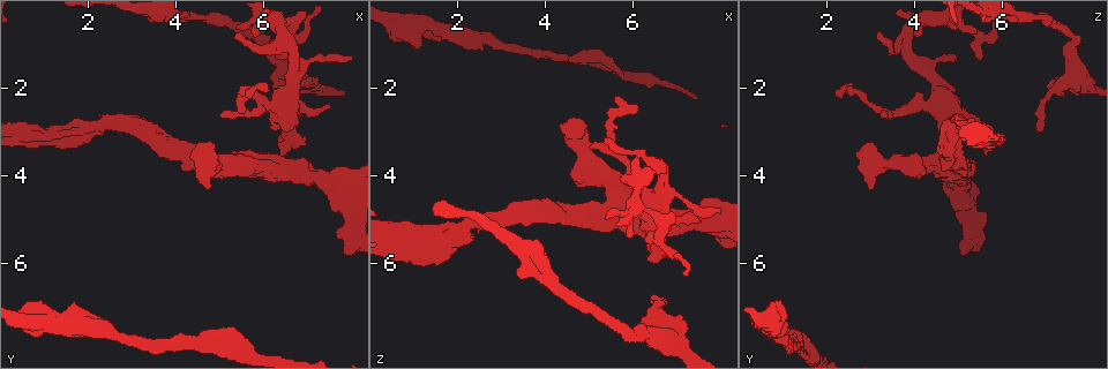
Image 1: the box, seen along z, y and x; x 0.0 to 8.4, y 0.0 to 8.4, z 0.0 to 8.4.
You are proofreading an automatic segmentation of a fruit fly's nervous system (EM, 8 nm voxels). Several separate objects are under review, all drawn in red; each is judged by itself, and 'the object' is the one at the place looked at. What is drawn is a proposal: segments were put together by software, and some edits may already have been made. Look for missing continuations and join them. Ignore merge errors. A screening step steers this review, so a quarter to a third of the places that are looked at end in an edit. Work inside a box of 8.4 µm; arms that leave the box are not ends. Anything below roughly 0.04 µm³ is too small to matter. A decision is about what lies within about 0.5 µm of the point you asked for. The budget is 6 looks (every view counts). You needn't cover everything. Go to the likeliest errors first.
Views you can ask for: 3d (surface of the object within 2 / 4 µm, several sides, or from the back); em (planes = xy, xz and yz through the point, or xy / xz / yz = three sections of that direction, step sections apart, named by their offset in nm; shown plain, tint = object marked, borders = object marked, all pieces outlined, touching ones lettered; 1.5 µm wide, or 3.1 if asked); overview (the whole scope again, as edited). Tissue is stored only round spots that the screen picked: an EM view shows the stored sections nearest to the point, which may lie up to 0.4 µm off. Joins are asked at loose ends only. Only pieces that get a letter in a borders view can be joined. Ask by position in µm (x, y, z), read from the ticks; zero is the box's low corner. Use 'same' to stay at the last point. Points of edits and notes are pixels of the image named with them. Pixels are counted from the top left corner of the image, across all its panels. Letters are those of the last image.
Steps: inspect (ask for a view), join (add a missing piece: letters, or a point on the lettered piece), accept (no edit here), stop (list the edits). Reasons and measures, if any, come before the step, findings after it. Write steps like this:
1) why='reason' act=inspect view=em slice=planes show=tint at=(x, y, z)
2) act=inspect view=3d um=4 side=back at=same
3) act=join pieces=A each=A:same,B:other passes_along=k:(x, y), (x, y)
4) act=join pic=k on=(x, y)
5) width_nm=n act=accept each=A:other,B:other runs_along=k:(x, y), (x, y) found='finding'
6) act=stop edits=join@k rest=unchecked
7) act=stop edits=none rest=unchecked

act=inspect view=em slice=yz step=8 show=borders at=(7.80, 5.75, 5.05)

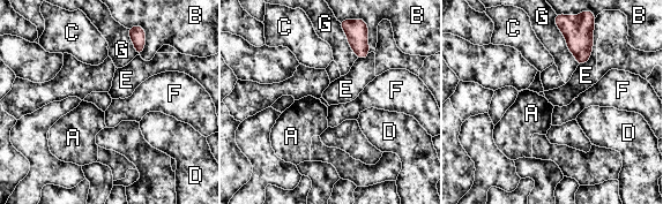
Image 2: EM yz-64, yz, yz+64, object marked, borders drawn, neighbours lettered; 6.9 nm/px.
act=inspect view=em slice=planes show=borders at=same

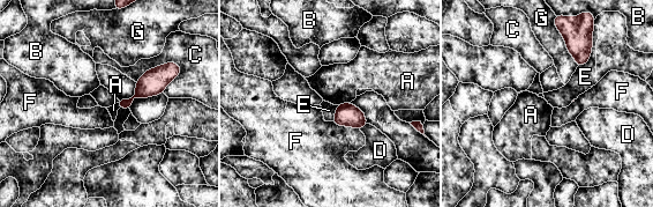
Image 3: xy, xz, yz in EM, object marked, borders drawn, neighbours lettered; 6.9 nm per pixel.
act=accept each=A:other,B:other,C:other,D:other,E:other,F:other,G:other border=3:(593, 35), (591, 56), (577, 67) found='no lettered piece goes on from it'

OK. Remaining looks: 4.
why='free end' act=inspect view=3d um=4 at=(4.75, 4.30, 3.00)

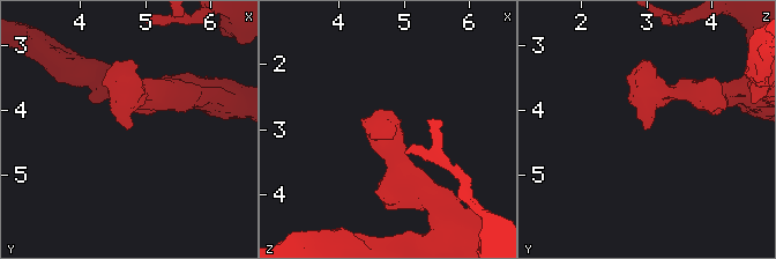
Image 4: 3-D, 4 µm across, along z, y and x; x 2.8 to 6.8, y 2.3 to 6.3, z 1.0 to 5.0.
act=inspect view=em slice=planes show=tint at=(4.70, 4.30, 2.95)

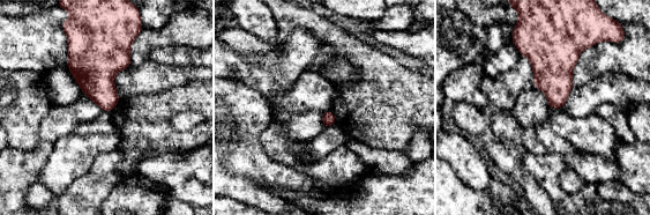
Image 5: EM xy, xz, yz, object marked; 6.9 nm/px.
act=inspect view=em slice=planes show=borders at=same

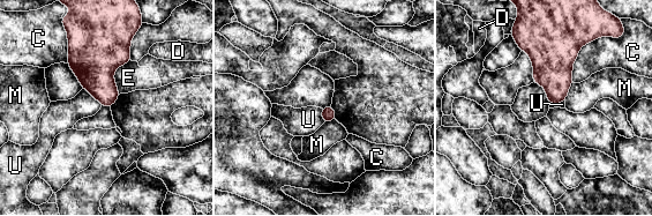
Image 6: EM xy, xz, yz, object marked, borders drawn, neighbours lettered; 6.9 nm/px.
act=accept each=C:other,D:other,E:other,M:other,U:other border=6:(82, 88), (87, 89), (102, 104) found='none of them fits'

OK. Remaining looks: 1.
act=stop edits=none rest=unchecked

